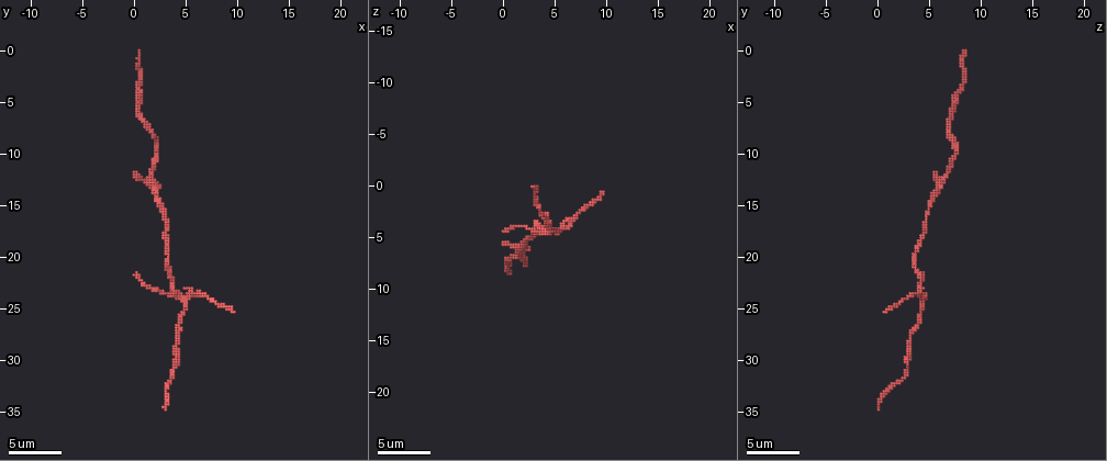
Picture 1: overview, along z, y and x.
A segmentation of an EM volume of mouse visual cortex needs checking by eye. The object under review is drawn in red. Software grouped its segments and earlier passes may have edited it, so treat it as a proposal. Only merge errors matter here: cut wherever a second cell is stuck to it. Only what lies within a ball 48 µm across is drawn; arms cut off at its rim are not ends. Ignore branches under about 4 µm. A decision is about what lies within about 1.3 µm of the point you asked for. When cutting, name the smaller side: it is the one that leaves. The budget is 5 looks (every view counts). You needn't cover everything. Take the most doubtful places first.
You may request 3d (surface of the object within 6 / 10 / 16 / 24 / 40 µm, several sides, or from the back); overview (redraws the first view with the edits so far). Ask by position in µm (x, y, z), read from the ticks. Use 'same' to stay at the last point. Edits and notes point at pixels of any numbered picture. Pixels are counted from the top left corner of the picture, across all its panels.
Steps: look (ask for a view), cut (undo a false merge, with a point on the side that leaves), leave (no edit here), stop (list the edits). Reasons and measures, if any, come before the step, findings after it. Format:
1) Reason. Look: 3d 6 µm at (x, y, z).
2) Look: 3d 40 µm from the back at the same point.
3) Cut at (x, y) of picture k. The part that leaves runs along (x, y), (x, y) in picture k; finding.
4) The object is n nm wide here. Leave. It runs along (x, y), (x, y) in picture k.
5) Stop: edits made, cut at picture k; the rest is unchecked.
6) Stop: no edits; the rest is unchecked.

Three-way junction. Look: 3d 16 µm at (5.0, 24.4, 4.2).

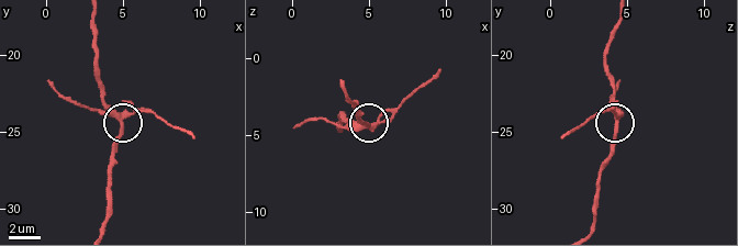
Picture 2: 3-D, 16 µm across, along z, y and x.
Look: 3d 16 µm from the back at (5.0, 24.2, 4.4).

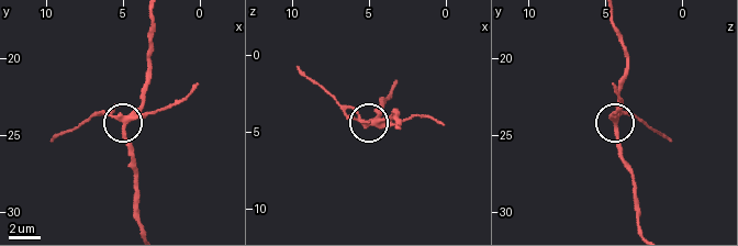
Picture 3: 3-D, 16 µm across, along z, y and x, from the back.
Cut at (155, 112) of picture 3. The part that leaves runs along (131, 116), (97, 112), (52, 138) in picture 3; two cells meet here.

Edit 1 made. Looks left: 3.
Look: 3d 10 µm at (1.6, 12.2, 6.4).

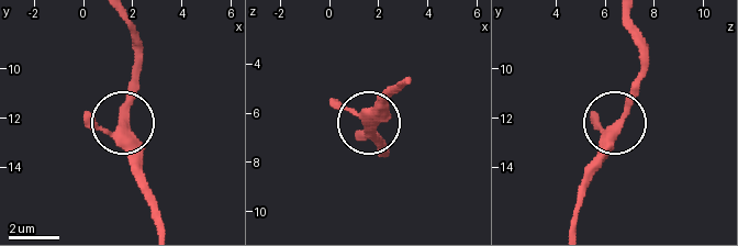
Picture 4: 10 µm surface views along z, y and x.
The object is 310 nm wide here. Leave. All the same cell.

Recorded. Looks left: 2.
Look: 3d 10 µm at (3.2, 17.8, 4.4).

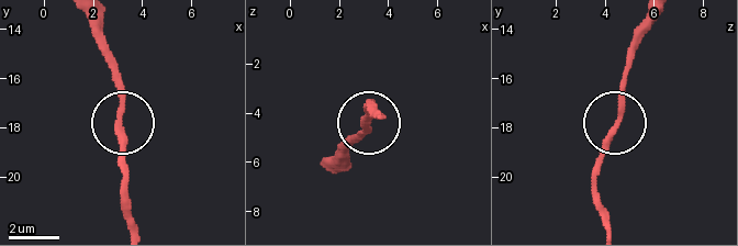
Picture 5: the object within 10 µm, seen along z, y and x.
Leave. It runs along (120, 121), (125, 180) in picture 5; all the same cell.

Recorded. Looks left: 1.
Stop: edits made, cut at picture 3; the rest is unchecked.

